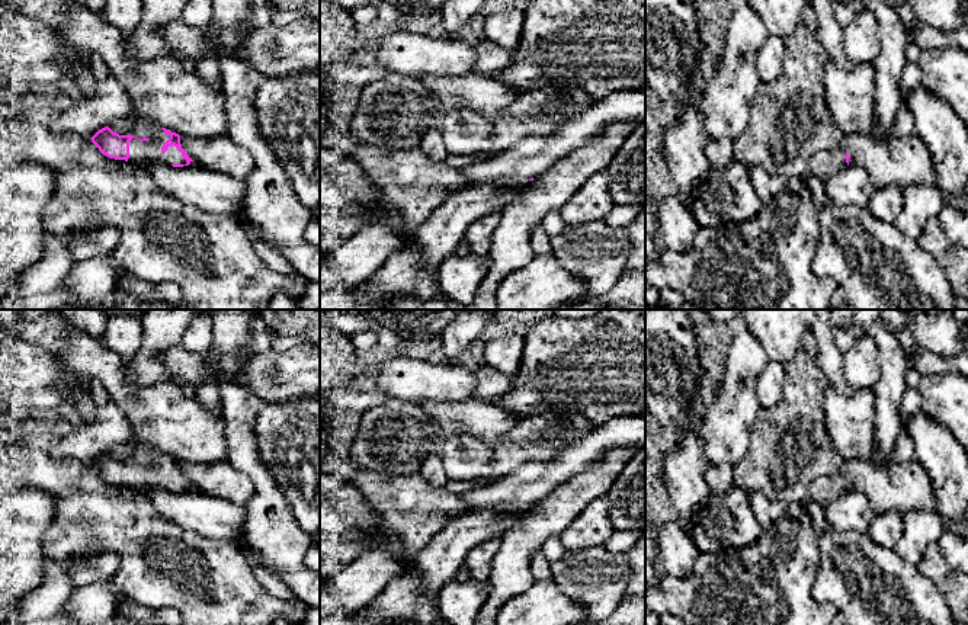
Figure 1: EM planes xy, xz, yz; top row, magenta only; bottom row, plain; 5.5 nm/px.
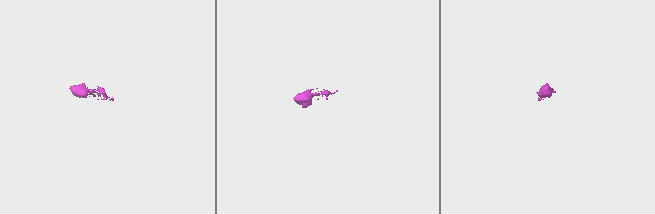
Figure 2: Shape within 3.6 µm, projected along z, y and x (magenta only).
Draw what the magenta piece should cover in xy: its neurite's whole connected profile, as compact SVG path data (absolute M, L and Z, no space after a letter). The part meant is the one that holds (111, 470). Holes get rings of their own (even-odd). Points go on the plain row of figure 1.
M142 443L129 461L119 461L105 452L90 465L103 481L138 491L151 488L166 488L173 493L196 491L182 474L179 459Z

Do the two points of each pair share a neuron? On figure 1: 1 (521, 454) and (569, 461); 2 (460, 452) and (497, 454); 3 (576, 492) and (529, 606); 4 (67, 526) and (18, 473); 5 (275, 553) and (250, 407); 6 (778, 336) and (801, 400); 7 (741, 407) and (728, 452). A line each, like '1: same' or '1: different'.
1: different
2: same
3: different
4: same
5: same
6: different
7: same

